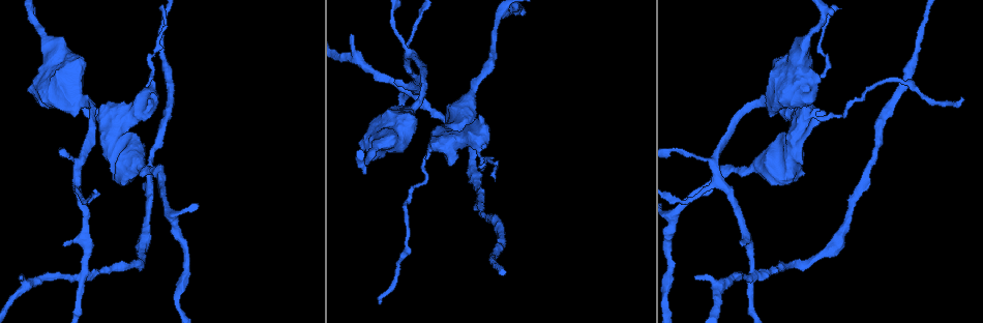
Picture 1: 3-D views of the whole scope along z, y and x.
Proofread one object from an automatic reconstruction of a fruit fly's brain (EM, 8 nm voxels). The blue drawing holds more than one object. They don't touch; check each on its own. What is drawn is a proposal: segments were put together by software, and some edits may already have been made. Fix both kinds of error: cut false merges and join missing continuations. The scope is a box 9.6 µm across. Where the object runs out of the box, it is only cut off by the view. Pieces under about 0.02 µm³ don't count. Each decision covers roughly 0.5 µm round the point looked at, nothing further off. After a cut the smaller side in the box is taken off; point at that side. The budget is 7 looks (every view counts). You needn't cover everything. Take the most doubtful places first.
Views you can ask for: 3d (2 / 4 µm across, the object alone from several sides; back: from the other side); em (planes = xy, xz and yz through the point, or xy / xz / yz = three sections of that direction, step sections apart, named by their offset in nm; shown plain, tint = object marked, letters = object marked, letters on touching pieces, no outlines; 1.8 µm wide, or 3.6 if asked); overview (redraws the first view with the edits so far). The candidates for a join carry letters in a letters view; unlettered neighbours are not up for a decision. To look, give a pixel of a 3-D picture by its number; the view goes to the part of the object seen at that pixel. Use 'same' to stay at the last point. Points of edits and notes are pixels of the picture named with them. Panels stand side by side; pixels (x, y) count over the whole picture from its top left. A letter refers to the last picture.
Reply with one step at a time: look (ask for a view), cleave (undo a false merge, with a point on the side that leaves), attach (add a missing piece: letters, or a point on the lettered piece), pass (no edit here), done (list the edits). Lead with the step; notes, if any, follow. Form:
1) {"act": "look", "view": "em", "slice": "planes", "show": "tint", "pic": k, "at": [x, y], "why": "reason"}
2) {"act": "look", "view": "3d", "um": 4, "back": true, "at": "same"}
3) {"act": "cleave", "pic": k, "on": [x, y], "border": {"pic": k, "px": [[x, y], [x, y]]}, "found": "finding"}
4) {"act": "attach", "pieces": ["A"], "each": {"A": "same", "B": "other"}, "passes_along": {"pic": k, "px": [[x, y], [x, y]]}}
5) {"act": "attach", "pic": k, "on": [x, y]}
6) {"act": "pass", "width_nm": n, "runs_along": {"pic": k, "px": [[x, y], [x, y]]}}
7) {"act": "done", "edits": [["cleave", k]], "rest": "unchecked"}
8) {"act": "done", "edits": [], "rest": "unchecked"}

{"act": "look", "view": "3d", "um": 2, "pic": 1, "at": [417, 96], "why": "looks like a crossing"}

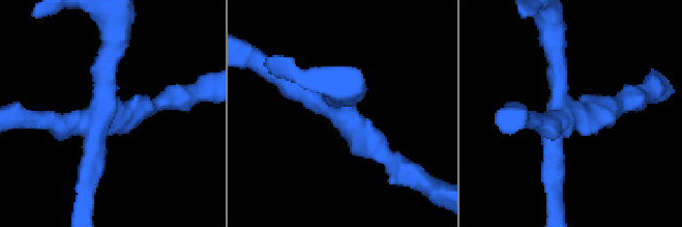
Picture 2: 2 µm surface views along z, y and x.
{"act": "look", "view": "em", "slice": "planes", "show": "letters", "pic": 2, "at": [565, 103], "arms": 4}

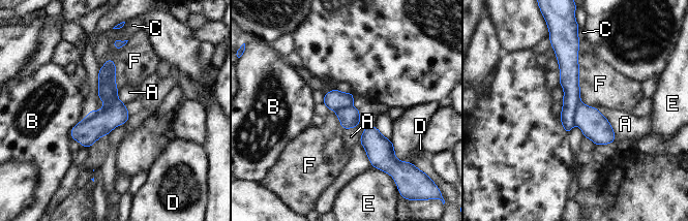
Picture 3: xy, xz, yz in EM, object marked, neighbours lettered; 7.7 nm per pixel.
{"act": "cleave", "pic": 3, "on": [594, 125], "each": {"A": "other", "B": "other", "C": "other", "D": "other", "E": "other", "F": "other"}, "border": {"pic": 3, "px": [[579, 101], [576, 107], [574, 123]]}, "found": "two cells meet here"}

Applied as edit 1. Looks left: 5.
{"act": "look", "view": "3d", "um": 4, "pic": 1, "at": [705, 186], "why": "sudden change in width"}

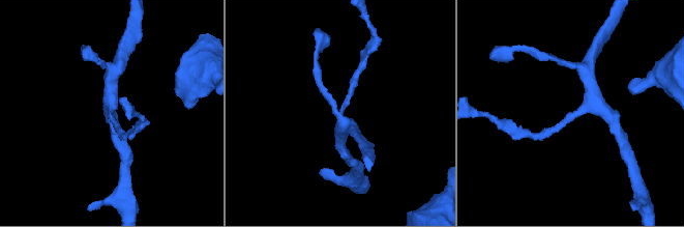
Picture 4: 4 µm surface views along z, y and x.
{"act": "look", "view": "em", "slice": "planes", "show": "letters", "pic": 4, "at": [343, 111], "arms": 3}

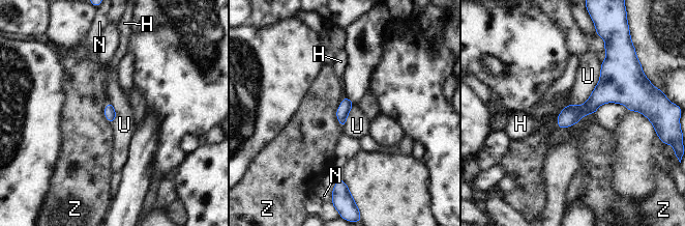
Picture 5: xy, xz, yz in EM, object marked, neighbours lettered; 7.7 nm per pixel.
{"act": "pass", "each": {"H": "other", "N": "other", "U": "other", "Z": "other"}, "found": "all the same cell"}

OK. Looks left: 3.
{"act": "look", "view": "3d", "um": 4, "pic": 1, "at": [465, 138], "why": "thick turns thin"}

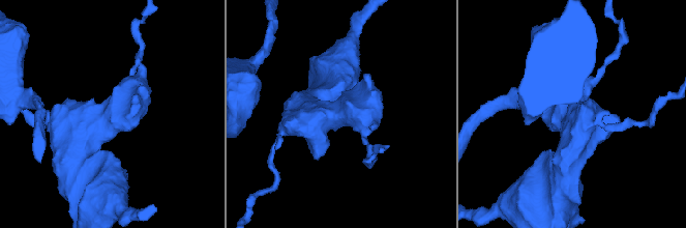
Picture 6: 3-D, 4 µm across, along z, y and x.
{"act": "look", "view": "em", "slice": "planes", "show": "tint", "pic": 6, "at": [114, 106], "why": "need the tissue"}

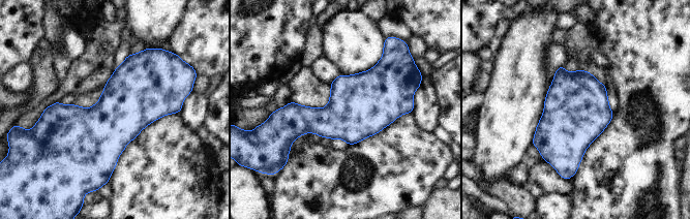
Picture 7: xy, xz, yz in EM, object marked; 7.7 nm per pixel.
{"act": "look", "view": "em", "slice": "planes", "show": "letters", "at": "same", "why": "see the neighbours"}

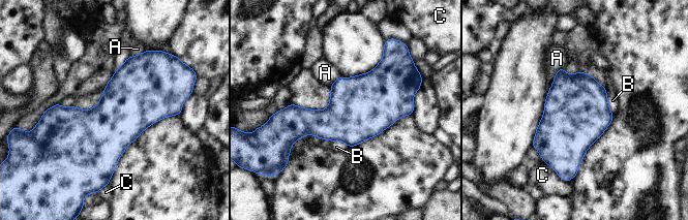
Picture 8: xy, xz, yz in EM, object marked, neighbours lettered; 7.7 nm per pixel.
{"act": "pass", "width_nm": 460, "each": {"A": "other", "B": "other", "C": "other"}, "border": {"pic": 8, "px": [[605, 89], [607, 104], [612, 115]]}, "found": "one cell here"}

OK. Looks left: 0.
{"act": "done", "edits": [["cleave", 3]], "rest": "unchecked"}

